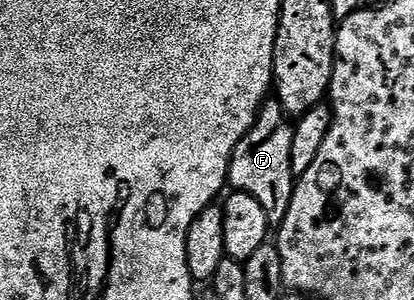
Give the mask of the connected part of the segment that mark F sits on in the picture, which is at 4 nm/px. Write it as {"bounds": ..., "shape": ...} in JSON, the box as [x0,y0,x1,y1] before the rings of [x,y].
{"bounds":[228,101,295,228],"shape":[[[266,101],[257,114],[255,124],[251,124],[243,140],[239,140],[229,165],[228,185],[233,186],[232,189],[236,193],[255,196],[263,212],[267,212],[267,220],[273,228],[283,224],[287,208],[291,208],[291,196],[295,185],[295,175],[291,168],[293,127],[290,115],[285,113],[280,102]]]}

